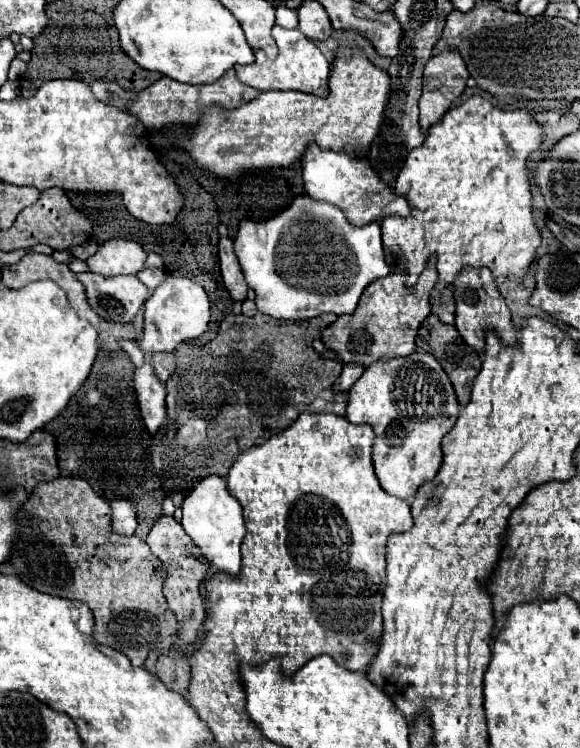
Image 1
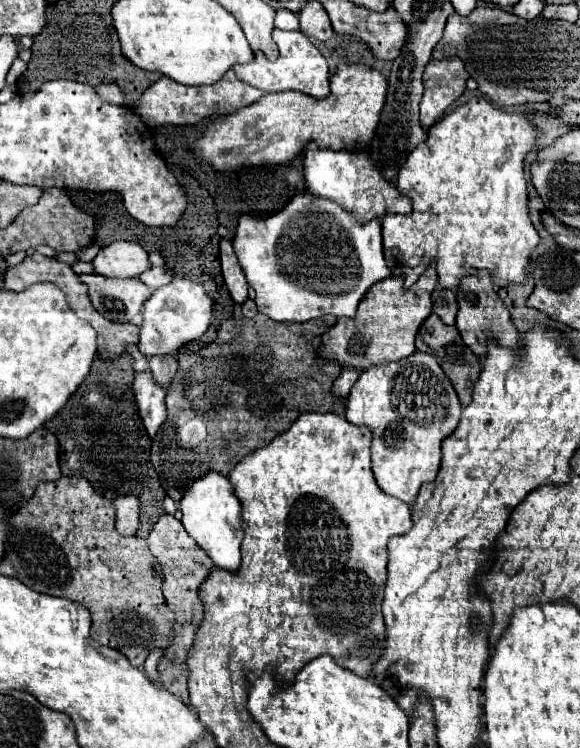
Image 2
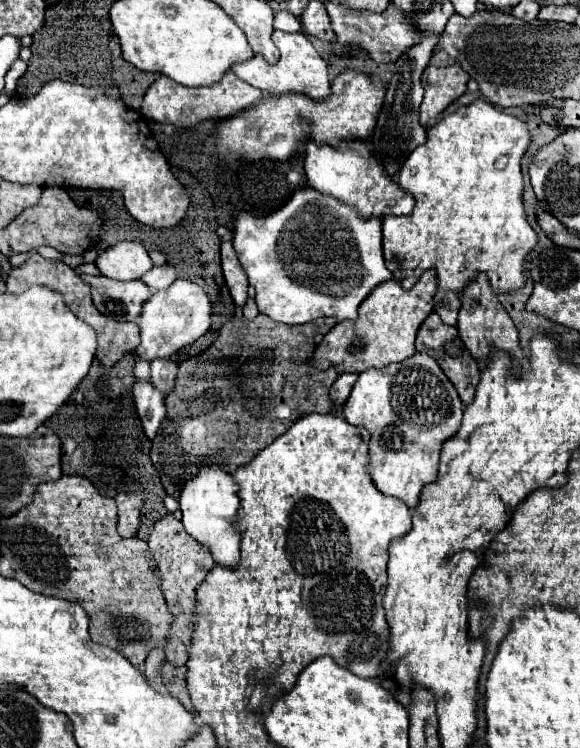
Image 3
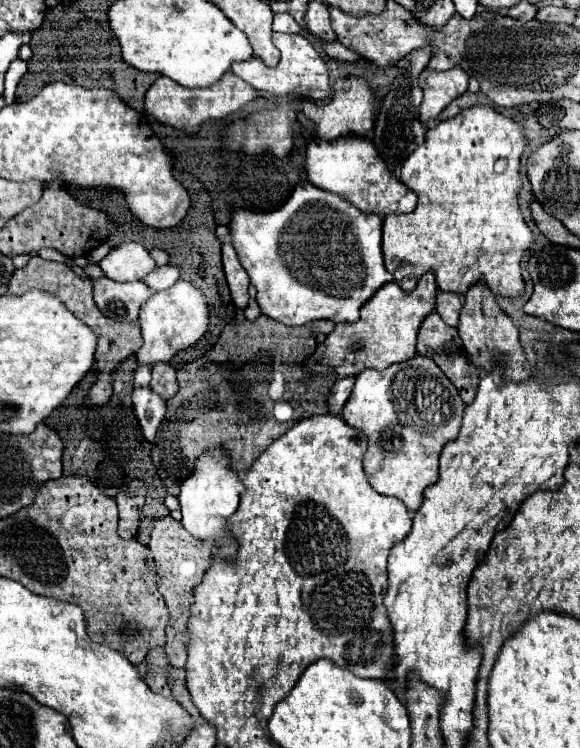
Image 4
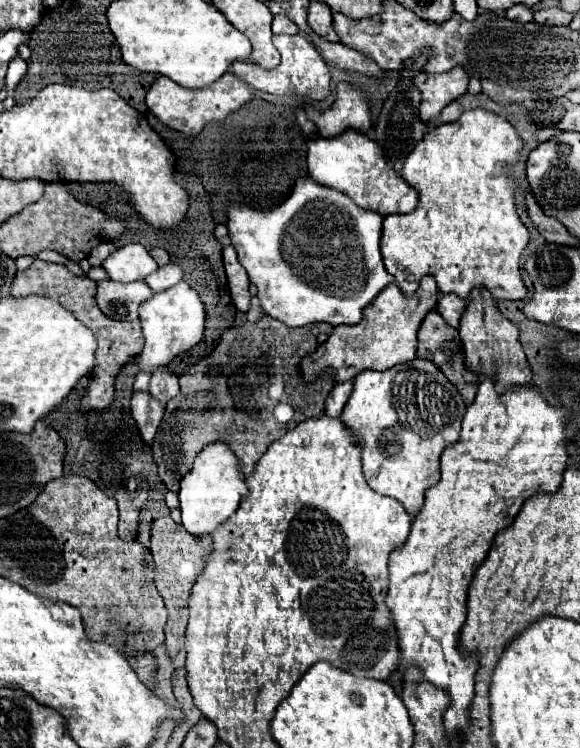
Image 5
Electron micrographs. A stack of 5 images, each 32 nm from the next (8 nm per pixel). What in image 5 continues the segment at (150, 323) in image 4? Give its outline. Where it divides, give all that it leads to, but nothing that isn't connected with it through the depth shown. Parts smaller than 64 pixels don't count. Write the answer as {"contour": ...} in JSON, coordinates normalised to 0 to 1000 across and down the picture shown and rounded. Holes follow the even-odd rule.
{"contour":[[[314,374],[303,382],[283,390],[272,390],[259,401],[252,401],[241,409],[241,430],[245,430],[252,460],[245,471],[234,476],[234,484],[245,495],[266,497],[272,489],[297,484],[300,476],[328,468],[348,455],[348,447],[355,439],[355,409],[345,393]]]}

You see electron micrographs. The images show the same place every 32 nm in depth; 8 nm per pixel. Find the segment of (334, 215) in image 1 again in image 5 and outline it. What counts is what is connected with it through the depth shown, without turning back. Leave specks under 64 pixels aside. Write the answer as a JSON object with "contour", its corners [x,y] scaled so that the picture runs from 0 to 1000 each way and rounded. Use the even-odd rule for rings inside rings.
{"contour":[[[514,238],[503,259],[479,278],[434,281],[424,275],[397,275],[390,302],[414,353],[424,358],[431,377],[445,385],[452,414],[493,436],[528,436],[541,430],[569,430],[572,436],[617,433],[624,414],[662,382],[679,377],[655,340],[659,289],[617,278],[590,257],[559,251],[534,238]]]}

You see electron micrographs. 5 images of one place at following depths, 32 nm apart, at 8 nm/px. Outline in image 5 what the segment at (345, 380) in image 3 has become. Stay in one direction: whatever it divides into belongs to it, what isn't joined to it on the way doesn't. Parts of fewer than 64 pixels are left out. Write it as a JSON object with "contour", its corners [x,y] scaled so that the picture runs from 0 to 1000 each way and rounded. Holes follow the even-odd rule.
{"contour":[[[607,508],[576,513],[576,519],[572,519],[572,524],[569,524],[566,535],[562,535],[562,553],[566,553],[566,556],[586,556],[593,540],[597,540],[600,532],[603,532],[607,513],[610,513]]]}

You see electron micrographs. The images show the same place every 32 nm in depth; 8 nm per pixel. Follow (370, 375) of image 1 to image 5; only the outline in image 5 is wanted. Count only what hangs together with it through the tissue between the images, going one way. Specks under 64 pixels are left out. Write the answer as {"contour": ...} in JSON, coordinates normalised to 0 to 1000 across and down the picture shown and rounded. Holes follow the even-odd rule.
{"contour":[[[714,479],[662,497],[621,497],[586,561],[628,591],[624,623],[634,647],[648,658],[693,671],[700,684],[714,690],[731,674],[734,652],[759,642],[759,607],[793,586],[800,551],[797,529],[752,487]]]}

